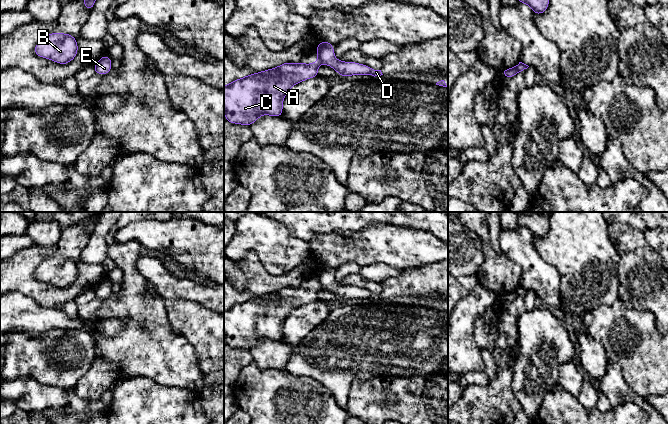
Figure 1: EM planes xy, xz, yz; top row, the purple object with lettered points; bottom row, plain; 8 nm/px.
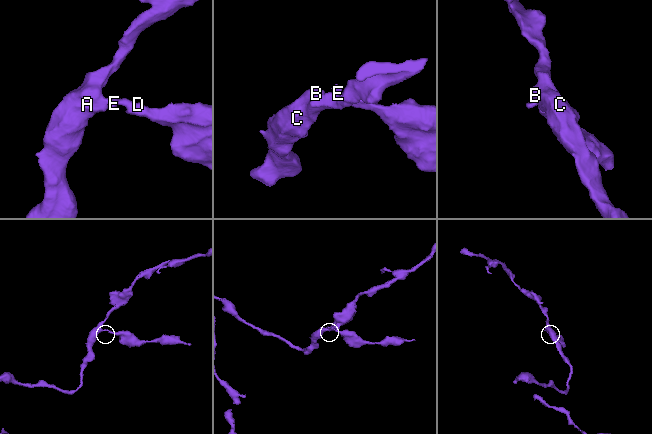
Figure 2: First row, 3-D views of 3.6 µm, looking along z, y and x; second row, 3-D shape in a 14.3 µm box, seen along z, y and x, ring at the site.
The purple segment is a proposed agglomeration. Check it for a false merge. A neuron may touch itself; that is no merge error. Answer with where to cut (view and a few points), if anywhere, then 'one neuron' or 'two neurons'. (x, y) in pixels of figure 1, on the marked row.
cut in yz along (518, 65), (517, 71); two neurons

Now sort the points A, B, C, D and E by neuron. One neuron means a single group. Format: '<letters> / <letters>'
A B C / D E

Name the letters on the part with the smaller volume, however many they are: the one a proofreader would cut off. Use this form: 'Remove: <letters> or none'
Remove: D, E

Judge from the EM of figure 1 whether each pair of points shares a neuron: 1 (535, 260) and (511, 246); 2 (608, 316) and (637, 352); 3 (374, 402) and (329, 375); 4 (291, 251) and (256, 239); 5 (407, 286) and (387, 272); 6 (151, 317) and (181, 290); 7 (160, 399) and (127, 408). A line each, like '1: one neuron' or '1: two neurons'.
1: one neuron
2: one neuron
3: two neurons
4: one neuron
5: two neurons
6: two neurons
7: one neuron

